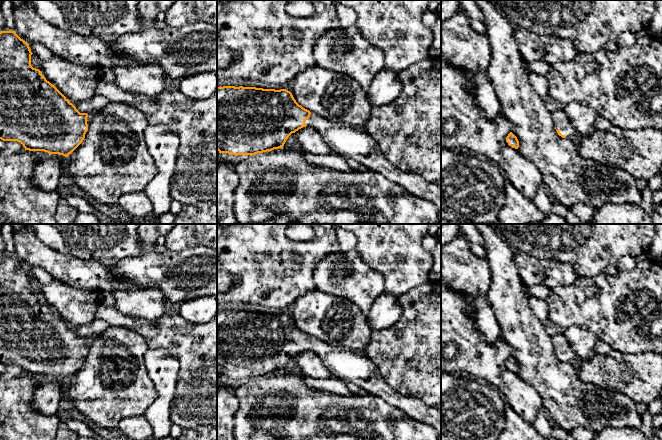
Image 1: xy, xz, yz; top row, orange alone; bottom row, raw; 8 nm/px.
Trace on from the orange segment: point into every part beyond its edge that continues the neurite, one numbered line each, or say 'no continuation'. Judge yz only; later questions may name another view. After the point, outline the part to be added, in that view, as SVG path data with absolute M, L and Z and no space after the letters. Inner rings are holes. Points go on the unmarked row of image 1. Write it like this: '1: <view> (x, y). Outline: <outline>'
1: yz (562, 347). Outline: M559 333L552 336L555 351L560 355L561 359L564 359L566 362L576 363L576 354L571 348L567 338L564 333Z

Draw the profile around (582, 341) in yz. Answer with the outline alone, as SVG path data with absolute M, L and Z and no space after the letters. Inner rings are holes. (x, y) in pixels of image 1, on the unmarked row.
M570 326L564 331L571 348L576 354L576 364L580 364L594 354L597 337L589 330L578 326Z

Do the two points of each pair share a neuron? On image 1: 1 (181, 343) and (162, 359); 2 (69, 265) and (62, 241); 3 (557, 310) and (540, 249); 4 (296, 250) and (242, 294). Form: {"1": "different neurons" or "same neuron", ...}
{"1": "different neurons", "2": "different neurons", "3": "different neurons", "4": "same neuron"}

